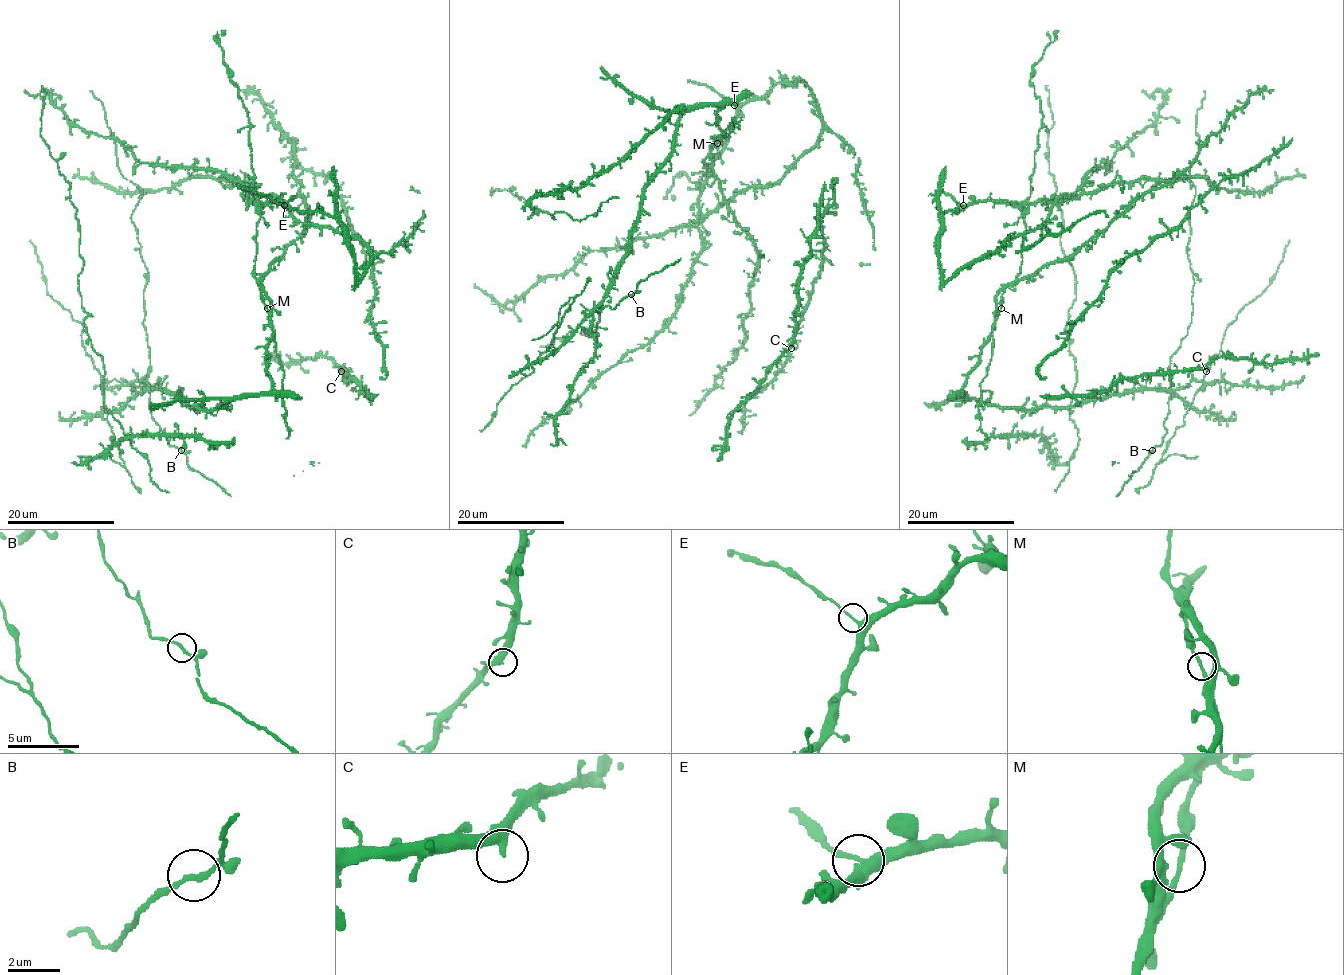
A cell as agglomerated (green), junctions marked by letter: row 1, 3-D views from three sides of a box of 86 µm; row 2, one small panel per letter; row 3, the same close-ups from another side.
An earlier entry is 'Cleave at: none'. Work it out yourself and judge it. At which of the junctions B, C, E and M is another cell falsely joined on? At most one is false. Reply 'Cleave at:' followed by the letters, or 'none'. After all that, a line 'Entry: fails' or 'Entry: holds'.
Cleave at: E
Entry: fails

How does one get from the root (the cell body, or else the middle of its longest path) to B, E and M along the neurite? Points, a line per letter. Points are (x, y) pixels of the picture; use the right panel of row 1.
B: (1072, 253), (1005, 289), (963, 393), (1038, 409), (1170, 389), (1167, 432), (1152, 449)
E: (1072, 253), (1015, 279), (1026, 229), (1023, 207), (991, 201), (963, 205)
M: (1072, 253), (1014, 280), (1002, 295), (1001, 308)

